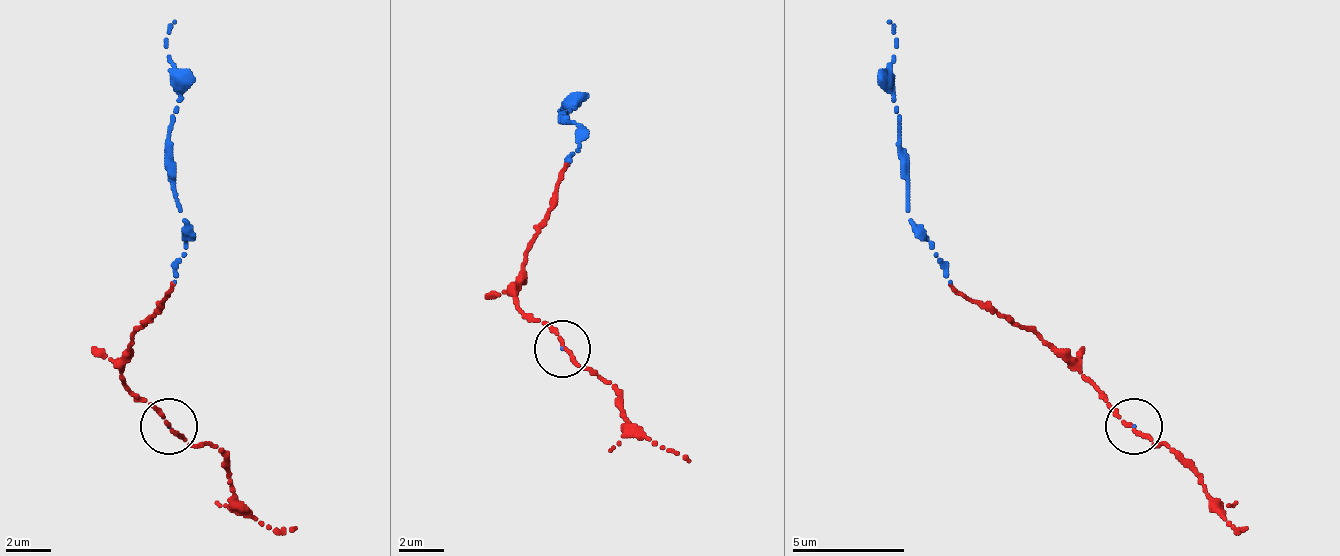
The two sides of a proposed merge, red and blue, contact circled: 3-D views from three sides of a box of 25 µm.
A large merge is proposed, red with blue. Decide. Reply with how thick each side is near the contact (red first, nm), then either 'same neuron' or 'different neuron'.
180/50 nm | same neuron

